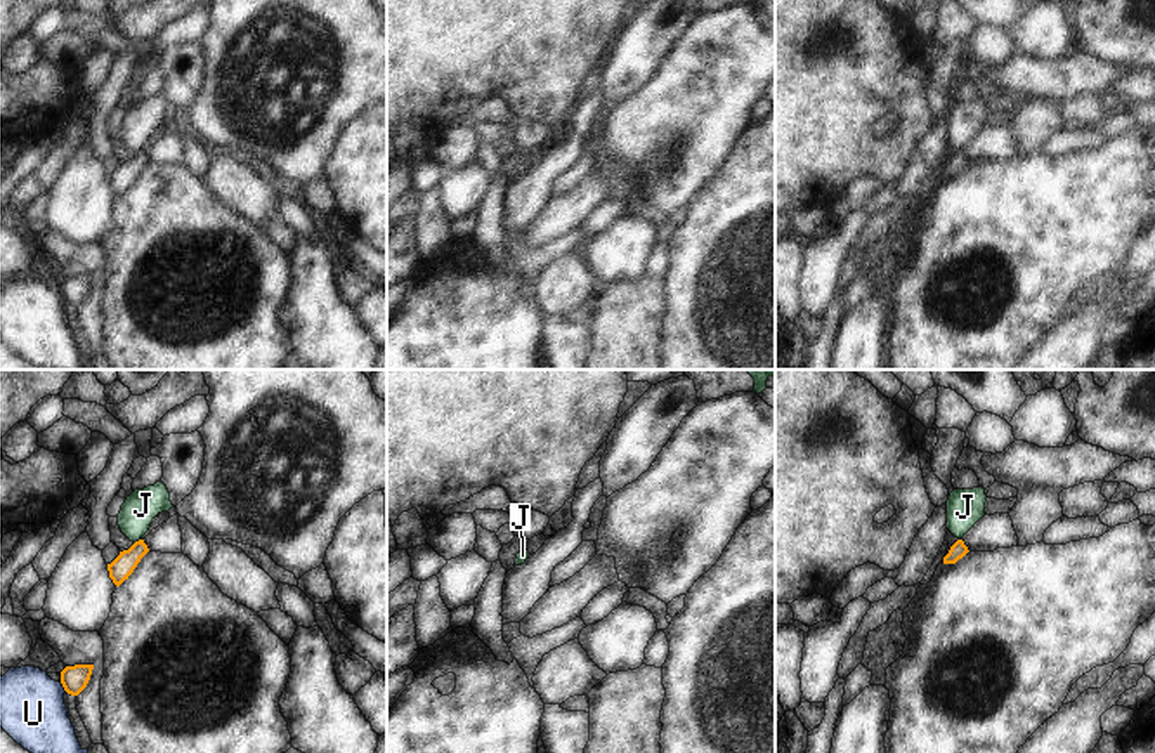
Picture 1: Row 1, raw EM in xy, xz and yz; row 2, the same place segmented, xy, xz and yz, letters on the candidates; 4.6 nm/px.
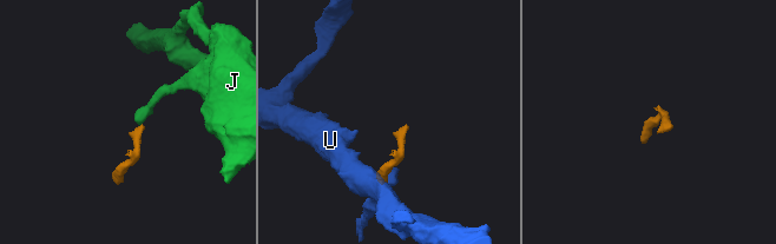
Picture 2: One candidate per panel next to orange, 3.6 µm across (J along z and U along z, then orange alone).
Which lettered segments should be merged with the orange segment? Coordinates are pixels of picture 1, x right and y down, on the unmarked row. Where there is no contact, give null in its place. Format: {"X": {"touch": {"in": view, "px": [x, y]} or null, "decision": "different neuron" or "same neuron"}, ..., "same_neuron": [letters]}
{"J": {"touch": {"in": "xy", "px": [139, 151]}, "decision": "different neuron"}, "U": {"touch": {"in": "xy", "px": [63, 297]}, "decision": "different neuron"}, "same_neuron": []}

